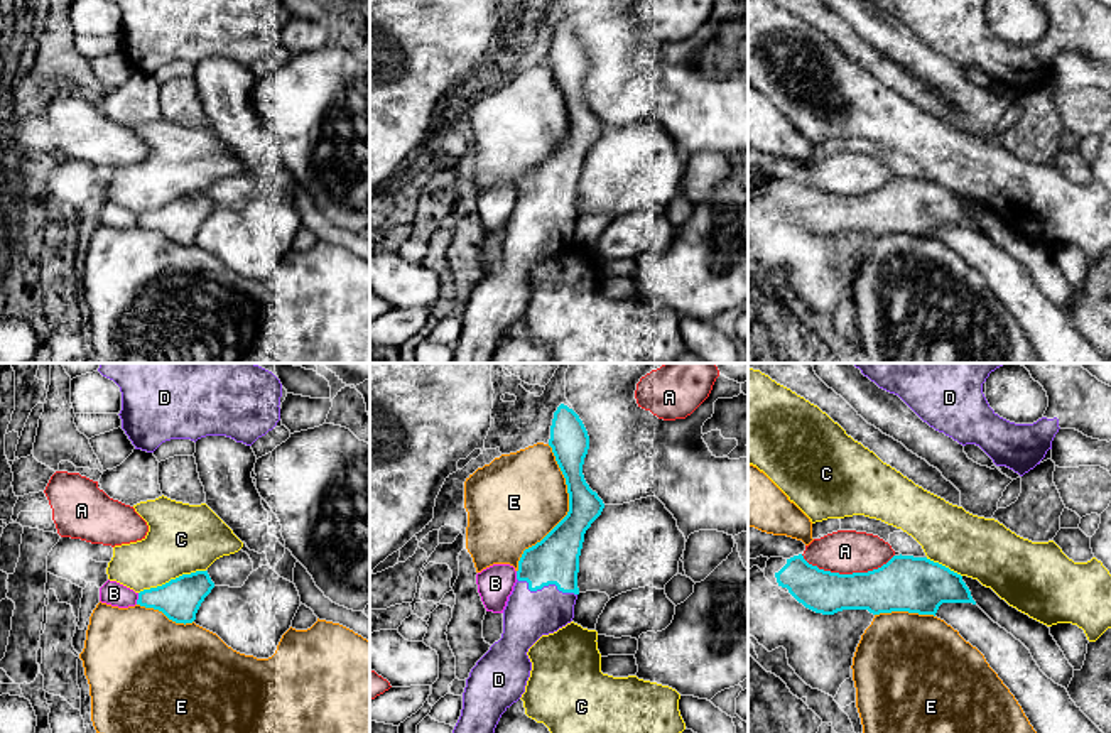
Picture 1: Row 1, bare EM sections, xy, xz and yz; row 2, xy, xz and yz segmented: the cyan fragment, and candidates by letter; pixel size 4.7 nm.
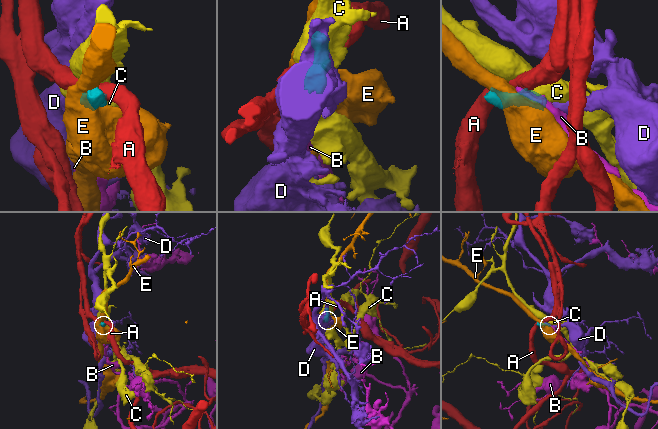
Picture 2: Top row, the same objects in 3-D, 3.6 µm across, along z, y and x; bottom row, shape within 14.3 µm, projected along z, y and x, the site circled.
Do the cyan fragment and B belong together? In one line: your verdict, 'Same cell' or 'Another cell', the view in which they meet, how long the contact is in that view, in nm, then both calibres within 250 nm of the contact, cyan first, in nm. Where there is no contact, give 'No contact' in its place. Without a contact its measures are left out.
Another cell. Touches cyan in xy. Shared border 60 nm. Thickness 200 nm (cyan) against 120 nm

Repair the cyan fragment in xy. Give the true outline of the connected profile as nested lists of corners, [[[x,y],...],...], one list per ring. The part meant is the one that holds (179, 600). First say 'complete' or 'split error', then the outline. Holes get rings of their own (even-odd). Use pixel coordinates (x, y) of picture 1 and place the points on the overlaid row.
complete | [[[208,571],[182,574],[169,583],[138,593],[137,605],[162,611],[176,623],[192,623],[214,583]]]

